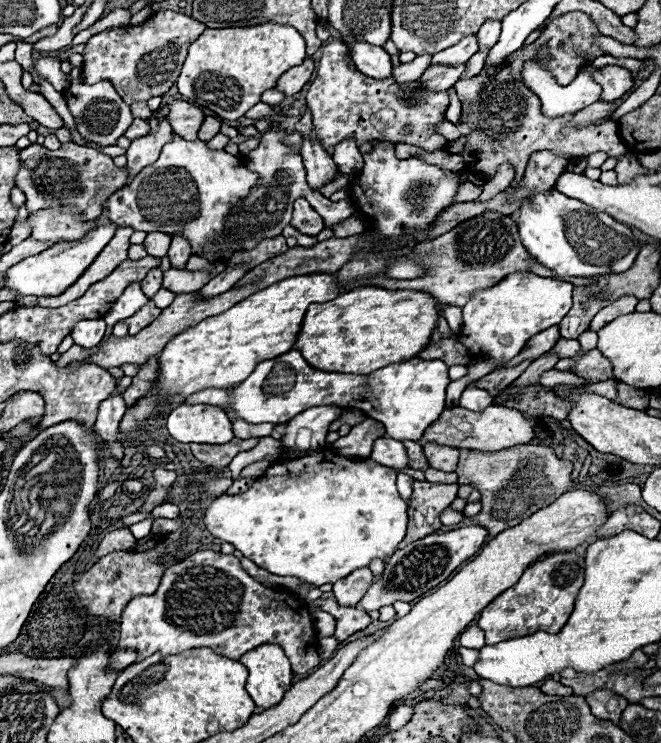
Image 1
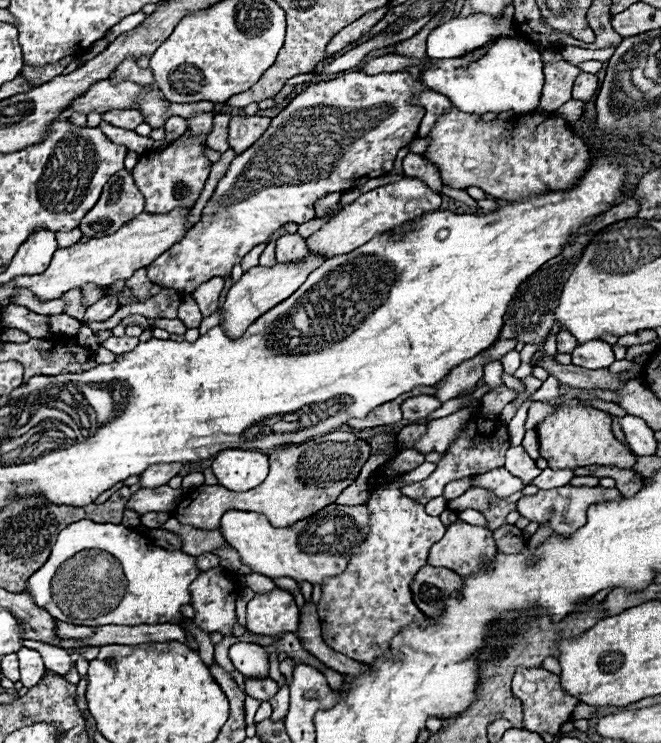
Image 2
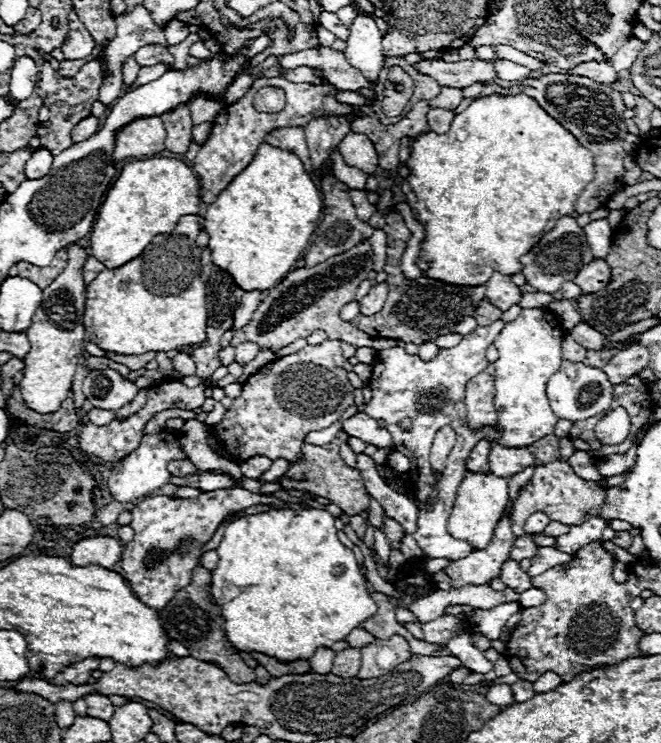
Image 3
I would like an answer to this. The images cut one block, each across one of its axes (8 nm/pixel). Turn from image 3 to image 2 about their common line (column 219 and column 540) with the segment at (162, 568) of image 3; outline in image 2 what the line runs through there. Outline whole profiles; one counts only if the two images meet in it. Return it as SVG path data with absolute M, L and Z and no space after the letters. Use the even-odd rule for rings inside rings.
M562 486L562 488L552 488L552 490L540 490L538 494L534 496L524 496L516 502L516 510L532 520L532 522L538 522L538 524L548 524L548 528L558 534L558 536L572 536L580 526L586 524L586 510L592 506L592 504L598 504L598 502L618 502L622 498L622 494L616 490L616 488L602 488L602 486L596 486L596 488L574 488L574 486Z

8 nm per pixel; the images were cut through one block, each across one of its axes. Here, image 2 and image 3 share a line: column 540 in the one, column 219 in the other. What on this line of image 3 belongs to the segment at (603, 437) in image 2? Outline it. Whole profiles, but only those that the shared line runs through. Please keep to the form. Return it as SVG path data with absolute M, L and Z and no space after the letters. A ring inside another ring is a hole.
M324 340L316 346L308 344L304 350L278 358L252 374L242 384L242 394L234 398L224 418L210 426L208 446L236 464L252 456L268 456L270 460L286 458L294 462L300 456L300 444L308 432L328 428L354 404L354 386L346 378L340 344L340 340ZM300 362L324 366L336 376L296 376L296 364Z

